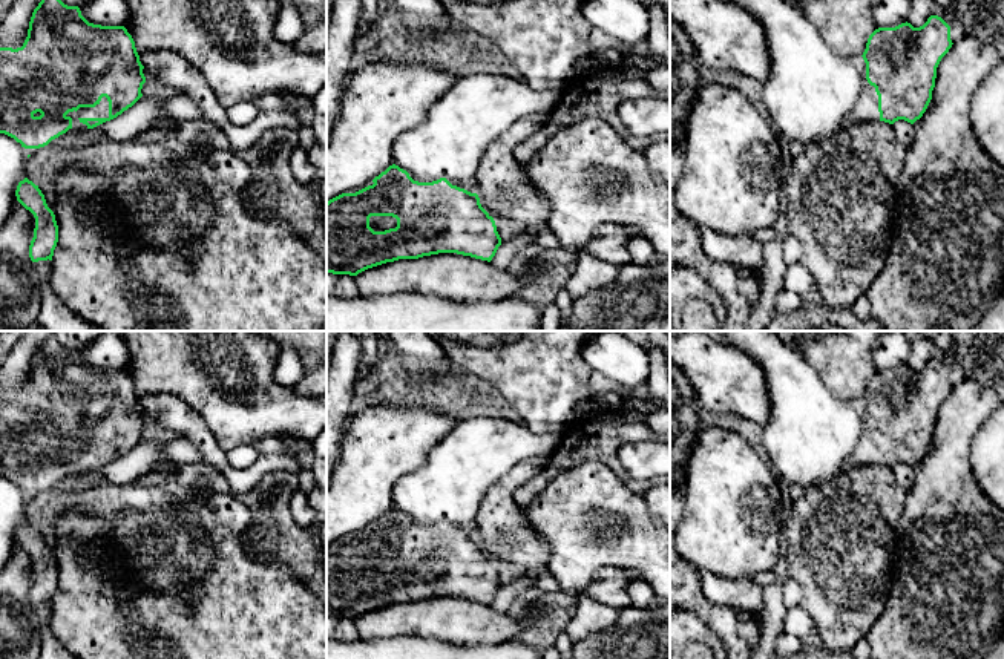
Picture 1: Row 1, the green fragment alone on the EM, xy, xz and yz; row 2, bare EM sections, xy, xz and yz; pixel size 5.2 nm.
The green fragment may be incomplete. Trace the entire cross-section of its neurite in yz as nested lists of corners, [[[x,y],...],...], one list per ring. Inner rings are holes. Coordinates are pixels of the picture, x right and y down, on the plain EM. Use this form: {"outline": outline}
{"outline": [[[930,359],[920,371],[906,365],[895,371],[875,372],[861,398],[866,406],[866,415],[861,417],[861,437],[845,461],[842,474],[868,464],[894,467],[904,463],[914,467],[920,463],[932,443],[937,411],[952,388],[950,369],[938,359]]]}

